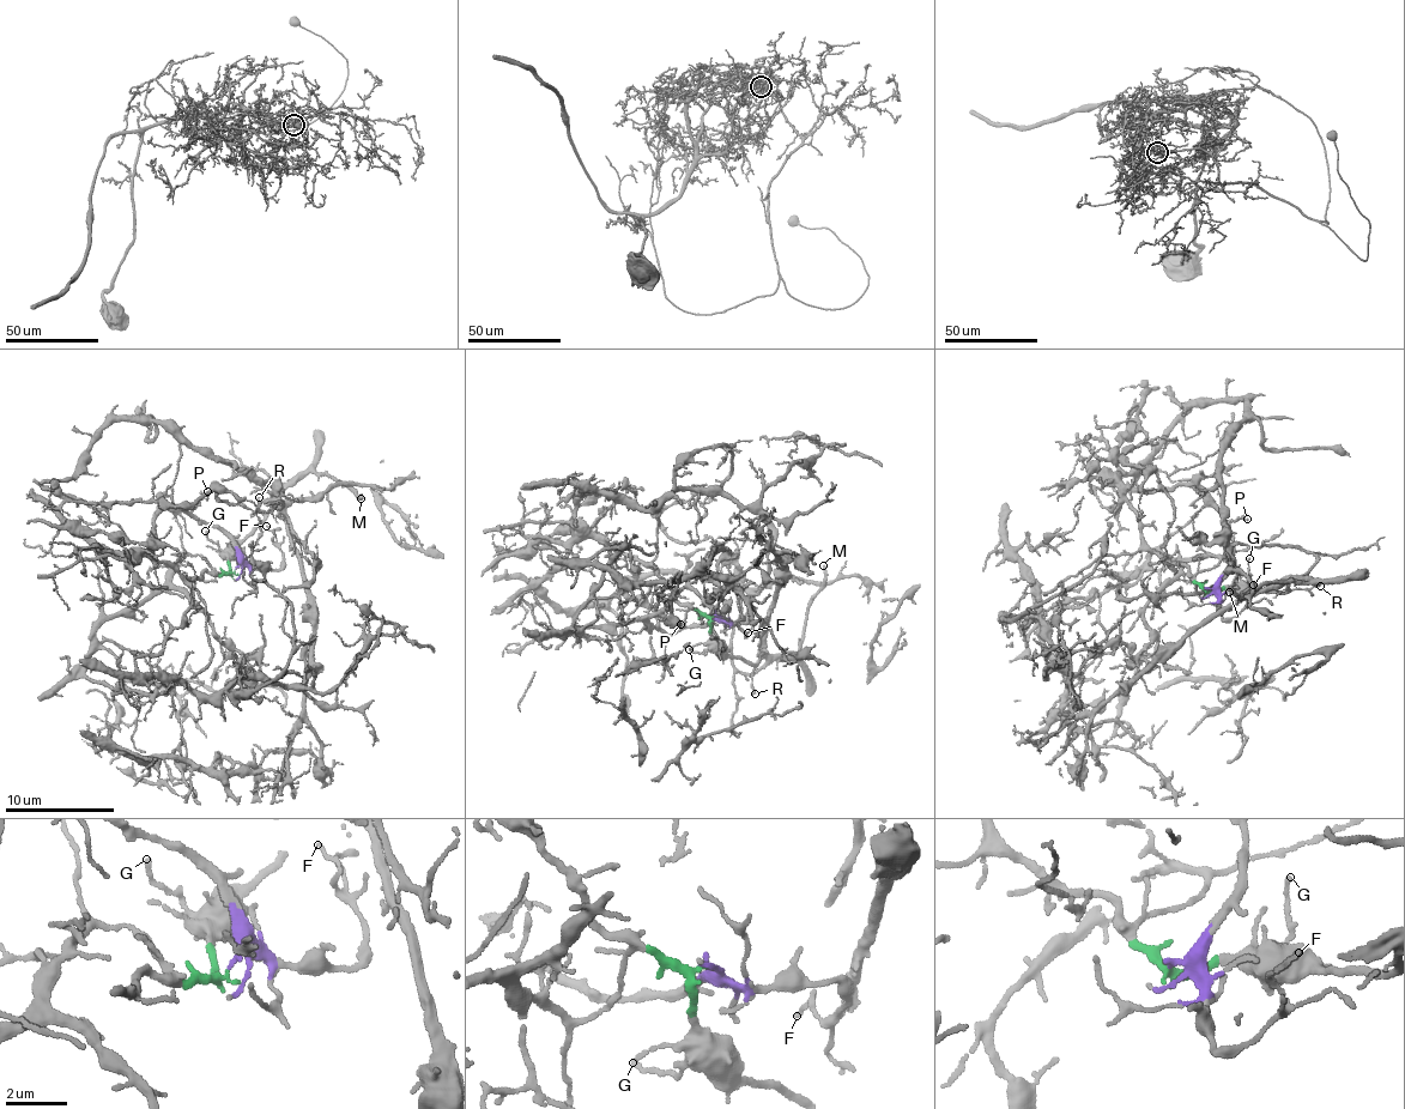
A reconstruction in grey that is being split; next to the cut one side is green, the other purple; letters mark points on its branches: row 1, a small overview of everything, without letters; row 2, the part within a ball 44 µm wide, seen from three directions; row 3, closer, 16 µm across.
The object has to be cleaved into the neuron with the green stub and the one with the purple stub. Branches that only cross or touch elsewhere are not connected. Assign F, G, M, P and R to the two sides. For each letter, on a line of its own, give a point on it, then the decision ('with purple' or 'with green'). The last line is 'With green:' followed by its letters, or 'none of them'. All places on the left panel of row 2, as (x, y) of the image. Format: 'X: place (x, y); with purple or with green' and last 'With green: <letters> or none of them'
F: place (266, 526); with purple
G: place (205, 531); with green
M: place (361, 498); with green
P: place (207, 491); with purple
R: place (259, 497); with green
With green: G, M, R

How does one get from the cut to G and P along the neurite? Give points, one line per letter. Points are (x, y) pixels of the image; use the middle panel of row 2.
G: (712, 616), (708, 652), (689, 649)
P: (714, 616), (713, 622), (703, 625), (666, 620), (682, 624)

